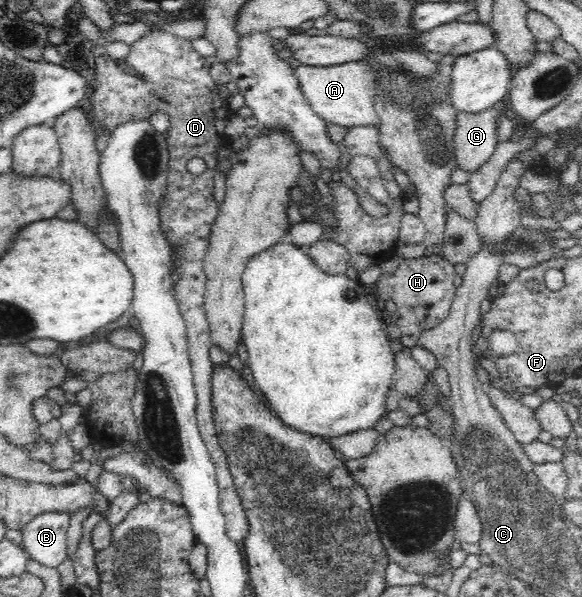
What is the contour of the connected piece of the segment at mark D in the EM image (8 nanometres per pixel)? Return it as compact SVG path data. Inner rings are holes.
M153 25L153 31L132 43L129 54L122 60L135 73L125 73L120 69L118 60L106 53L96 57L92 81L94 90L89 105L95 125L100 126L101 132L104 130L110 133L109 137L117 125L131 121L131 117L149 118L156 111L169 115L169 128L165 132L169 148L167 191L160 201L160 226L172 247L175 275L179 275L174 287L174 297L187 325L188 354L197 393L196 420L210 458L216 465L220 508L225 514L227 537L237 544L247 535L248 521L230 472L227 454L220 446L212 418L211 376L214 364L209 358L209 350L214 344L204 311L206 274L203 264L212 225L221 205L217 203L213 193L217 162L215 151L233 140L230 134L225 133L225 125L232 111L225 97L219 93L219 84L215 82L212 71L205 69L204 57L193 49L190 40L181 39ZM193 157L201 157L206 163L206 170L198 176L187 169L187 163Z

